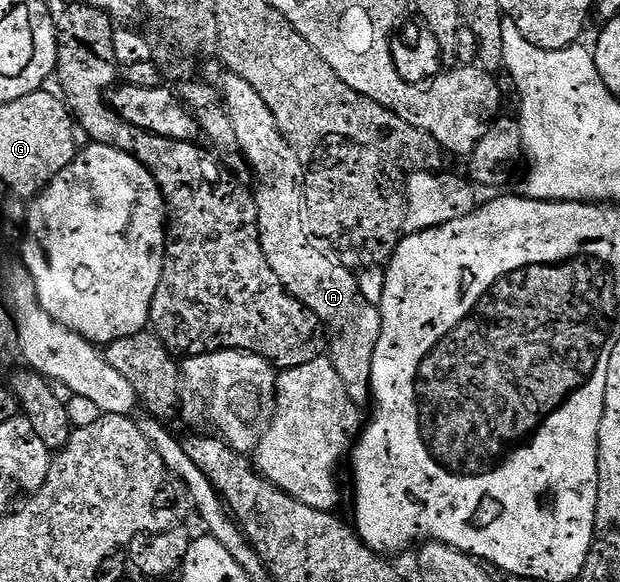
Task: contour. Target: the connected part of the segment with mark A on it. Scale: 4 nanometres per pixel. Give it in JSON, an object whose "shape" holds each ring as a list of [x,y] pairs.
{"shape":[[[250,95],[247,98],[239,98],[235,101],[237,113],[233,111],[226,112],[227,127],[226,132],[235,133],[237,143],[240,149],[245,152],[251,167],[251,201],[255,220],[257,222],[257,239],[260,241],[261,251],[264,253],[264,259],[282,287],[293,299],[299,300],[304,305],[305,310],[309,312],[312,318],[316,319],[318,324],[329,323],[335,331],[341,329],[341,339],[345,337],[343,343],[331,345],[331,341],[323,341],[327,348],[327,357],[335,369],[339,369],[339,378],[343,381],[343,386],[347,388],[347,397],[351,397],[354,405],[361,403],[368,404],[371,399],[371,388],[369,386],[369,377],[371,375],[371,361],[373,360],[373,347],[377,343],[377,337],[381,332],[381,312],[376,306],[373,307],[365,300],[365,295],[361,292],[361,287],[357,284],[358,277],[352,270],[341,267],[336,260],[329,256],[319,253],[319,251],[304,245],[304,239],[301,234],[301,218],[299,218],[300,182],[305,177],[305,163],[302,154],[294,150],[288,141],[283,137],[281,130],[278,129],[278,123],[274,115],[267,109],[266,103],[262,98],[256,95]]]}

